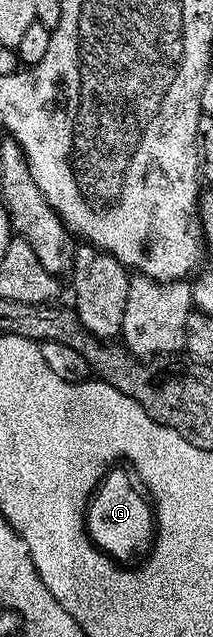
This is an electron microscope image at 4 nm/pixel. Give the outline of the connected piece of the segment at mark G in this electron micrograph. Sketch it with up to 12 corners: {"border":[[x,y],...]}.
{"border":[[124,467],[92,495],[85,532],[112,561],[154,539],[152,507]]}

